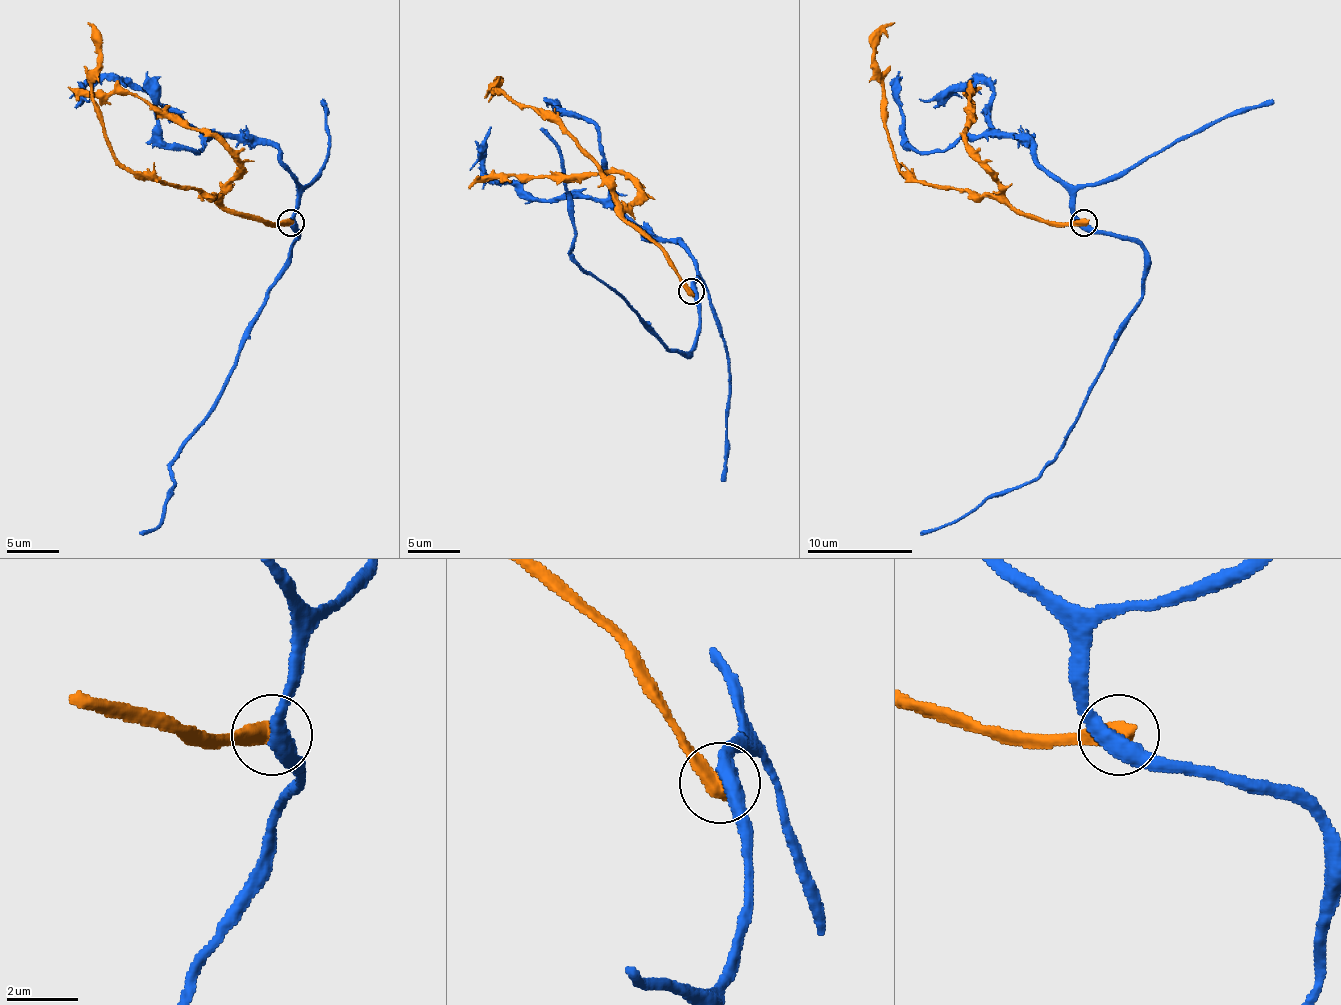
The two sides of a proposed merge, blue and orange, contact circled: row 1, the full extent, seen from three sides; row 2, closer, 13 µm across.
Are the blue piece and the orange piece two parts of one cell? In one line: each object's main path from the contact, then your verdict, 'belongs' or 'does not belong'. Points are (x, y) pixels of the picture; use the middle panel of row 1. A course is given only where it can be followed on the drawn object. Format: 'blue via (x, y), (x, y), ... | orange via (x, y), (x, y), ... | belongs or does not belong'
blue via (692, 292), (700, 307), (700, 329), (689, 352), (671, 352), (613, 289), (573, 257), (563, 160), (539, 128) | orange via (692, 292), (663, 252), (621, 213), (613, 181), (563, 128), (507, 94), (492, 89), (499, 81), (489, 102) | does not belong

